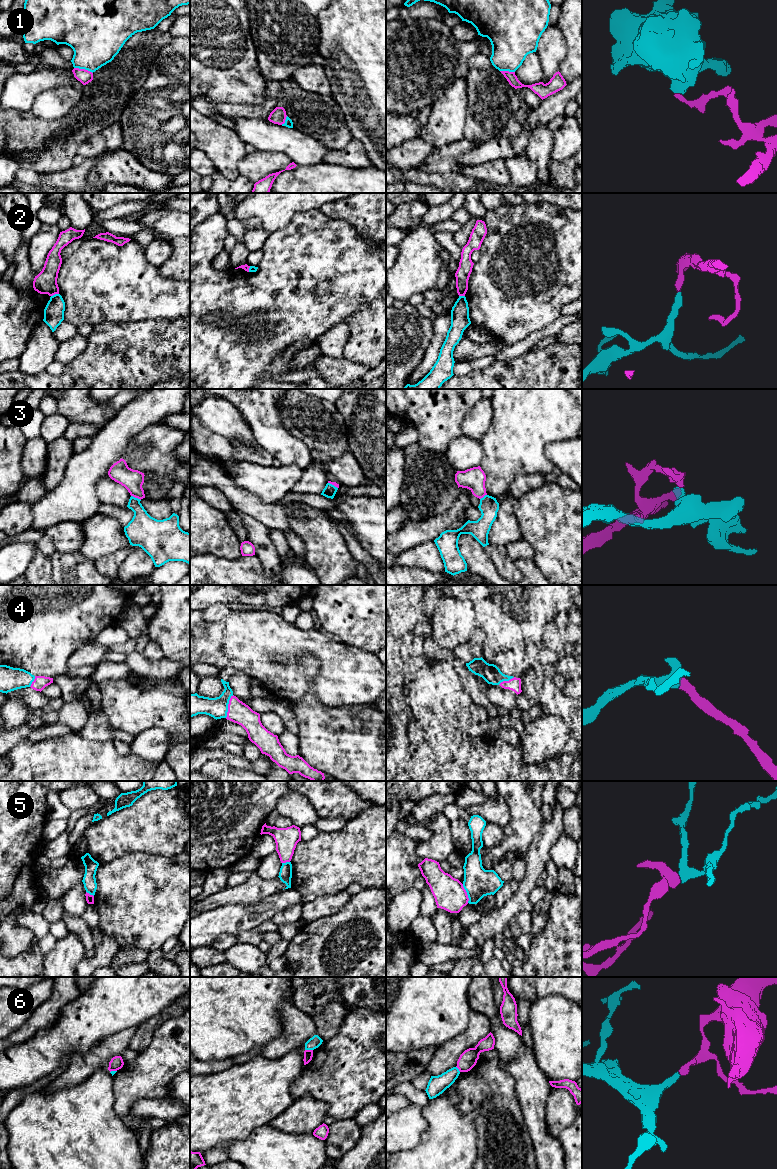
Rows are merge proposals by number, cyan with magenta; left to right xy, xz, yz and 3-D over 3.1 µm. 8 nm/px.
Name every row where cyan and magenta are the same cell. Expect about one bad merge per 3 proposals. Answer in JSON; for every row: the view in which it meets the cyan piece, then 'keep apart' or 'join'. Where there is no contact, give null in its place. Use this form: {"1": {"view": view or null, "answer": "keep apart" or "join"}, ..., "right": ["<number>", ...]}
{"1": {"view": "xy", "answer": "keep apart"}, "2": {"view": "xy", "answer": "keep apart"}, "3": {"view": "xy", "answer": "keep apart"}, "4": {"view": "xz", "answer": "join"}, "5": {"view": "yz", "answer": "keep apart"}, "6": {"view": "xz", "answer": "keep apart"}, "right": ["4"]}

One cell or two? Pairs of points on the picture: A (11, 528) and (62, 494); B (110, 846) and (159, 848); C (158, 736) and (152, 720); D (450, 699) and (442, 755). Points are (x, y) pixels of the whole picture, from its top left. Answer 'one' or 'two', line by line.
A: two
B: one
C: two
D: one

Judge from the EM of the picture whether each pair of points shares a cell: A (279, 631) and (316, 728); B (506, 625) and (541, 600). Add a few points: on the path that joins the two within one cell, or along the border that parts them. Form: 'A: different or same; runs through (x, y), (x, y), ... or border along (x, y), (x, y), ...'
A: different; border along (297, 701), (306, 693), (312, 692), (325, 705)
B: same; runs through (517, 625), (530, 622), (530, 611)

